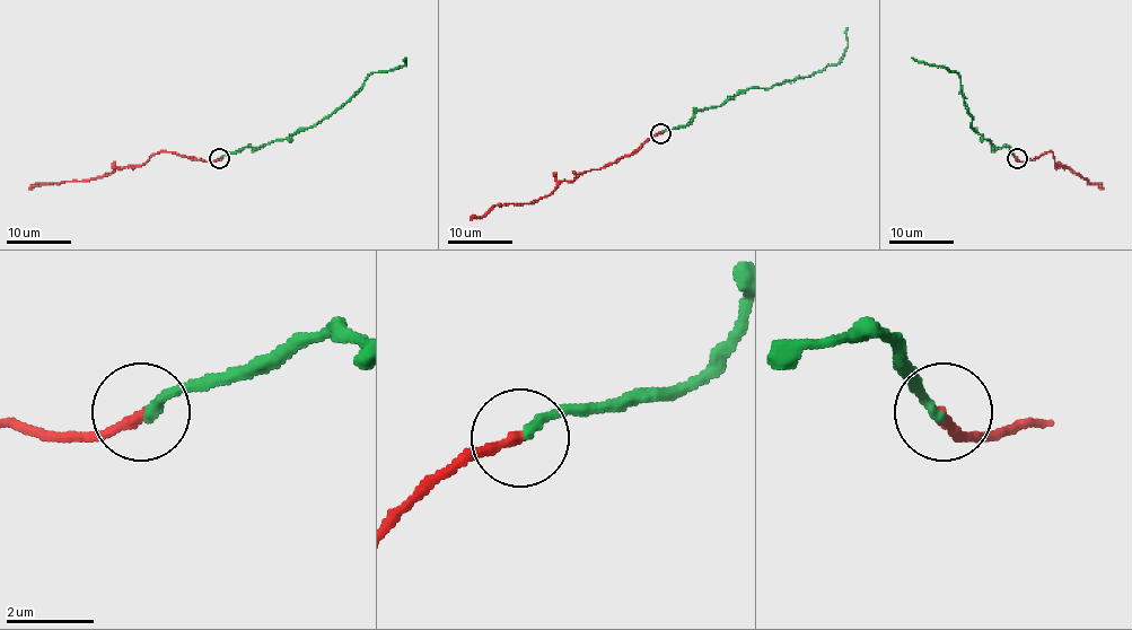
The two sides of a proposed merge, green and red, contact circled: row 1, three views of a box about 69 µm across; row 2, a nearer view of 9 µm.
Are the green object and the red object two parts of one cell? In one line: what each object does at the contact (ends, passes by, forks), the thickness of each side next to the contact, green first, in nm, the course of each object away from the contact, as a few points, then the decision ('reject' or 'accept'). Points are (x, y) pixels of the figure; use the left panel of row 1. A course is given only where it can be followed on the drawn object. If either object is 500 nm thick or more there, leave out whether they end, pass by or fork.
green ends there; red ends there; 240 nm thick on the green side, 240 nm on the other; green runs (221, 158), (312, 128), (330, 116), (374, 72), (393, 70), (406, 64), (406, 58); red runs (219, 158), (207, 162), (160, 151), (138, 165), (115, 168), (87, 181), (42, 183), (28, 190); accept

